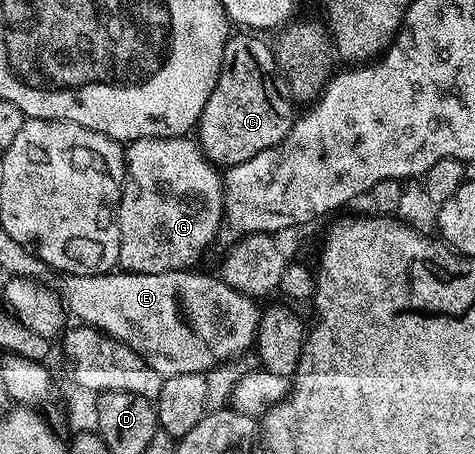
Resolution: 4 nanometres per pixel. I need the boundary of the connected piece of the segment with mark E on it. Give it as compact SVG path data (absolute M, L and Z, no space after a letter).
M172 269L166 273L127 273L124 271L110 271L108 273L90 273L88 275L69 275L64 278L62 285L59 285L59 291L63 304L70 314L73 313L78 318L78 322L84 323L102 333L106 337L113 337L116 341L121 341L127 347L131 347L141 358L151 367L155 367L155 371L159 371L162 378L171 375L179 375L180 373L204 373L208 374L209 370L217 365L223 365L226 361L231 361L245 355L245 352L254 348L257 339L257 325L261 321L262 310L257 309L258 302L254 298L243 295L239 291L235 291L235 287L231 287L226 281L221 280L220 276L213 275L207 277L203 273L193 273L197 271L182 271L180 269Z

